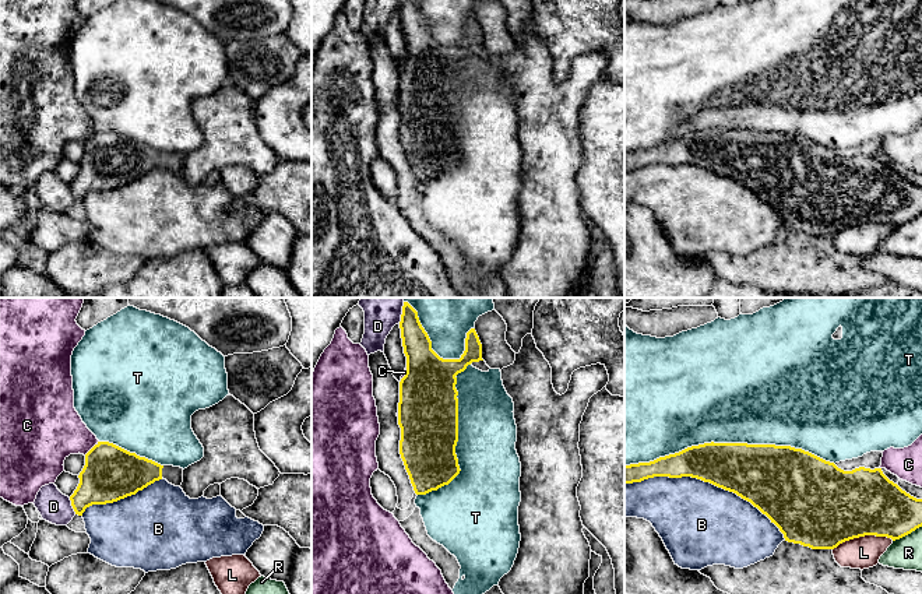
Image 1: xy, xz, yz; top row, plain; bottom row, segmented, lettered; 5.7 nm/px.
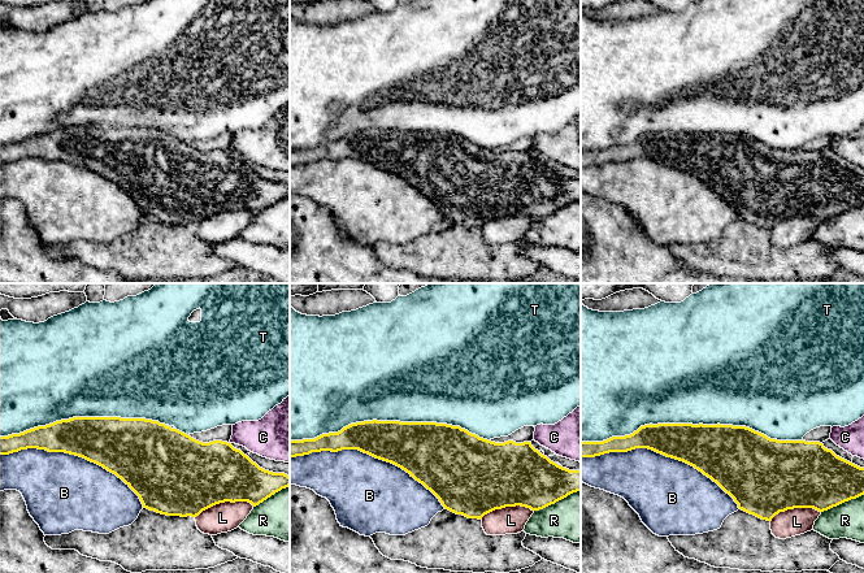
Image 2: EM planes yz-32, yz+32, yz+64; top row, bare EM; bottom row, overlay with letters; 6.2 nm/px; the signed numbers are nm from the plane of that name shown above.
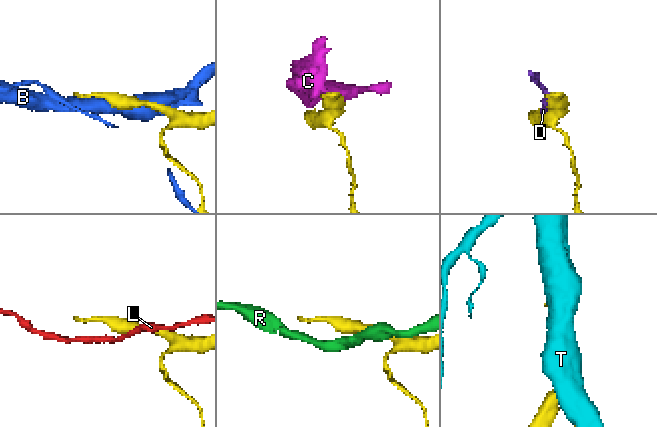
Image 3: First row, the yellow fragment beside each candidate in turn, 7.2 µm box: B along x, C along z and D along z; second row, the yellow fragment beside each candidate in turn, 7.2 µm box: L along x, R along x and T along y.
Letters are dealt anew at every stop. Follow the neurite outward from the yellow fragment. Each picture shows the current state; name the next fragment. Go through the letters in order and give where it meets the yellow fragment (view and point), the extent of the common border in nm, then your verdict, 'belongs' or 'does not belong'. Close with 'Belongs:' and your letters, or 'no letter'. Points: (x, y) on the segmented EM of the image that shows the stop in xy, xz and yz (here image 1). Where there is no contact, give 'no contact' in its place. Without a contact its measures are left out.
B: contact yz (707, 481); length 1000 nm; does not belong
C: contact xy (92, 447); length 120 nm; does not belong
D: contact xy (73, 506); length 100 nm; does not belong
L: contact yz (862, 535); length 360 nm; does not belong
R: contact yz (907, 534); length 190 nm; does not belong
T: contact yz (729, 443); length 1200 nm; does not belong
Belongs: no letter

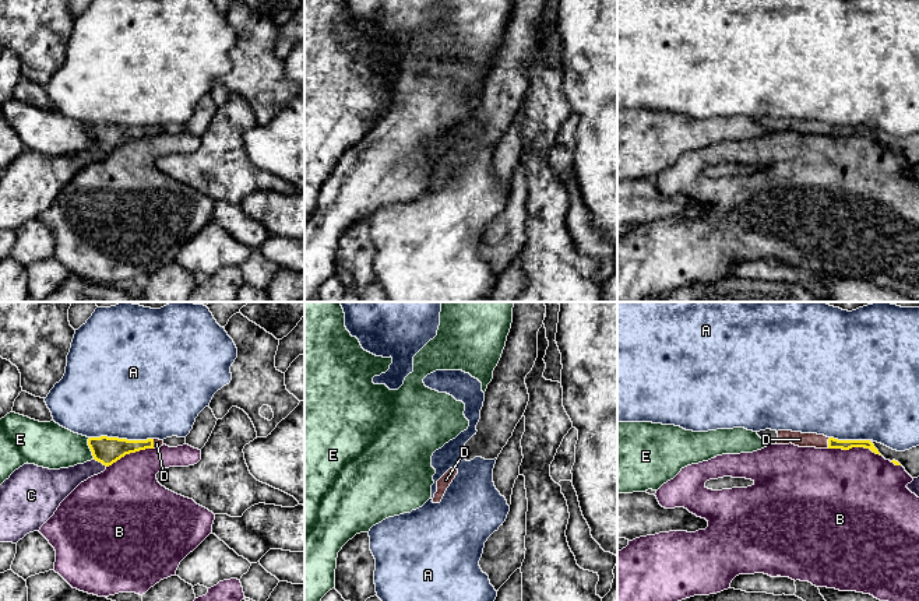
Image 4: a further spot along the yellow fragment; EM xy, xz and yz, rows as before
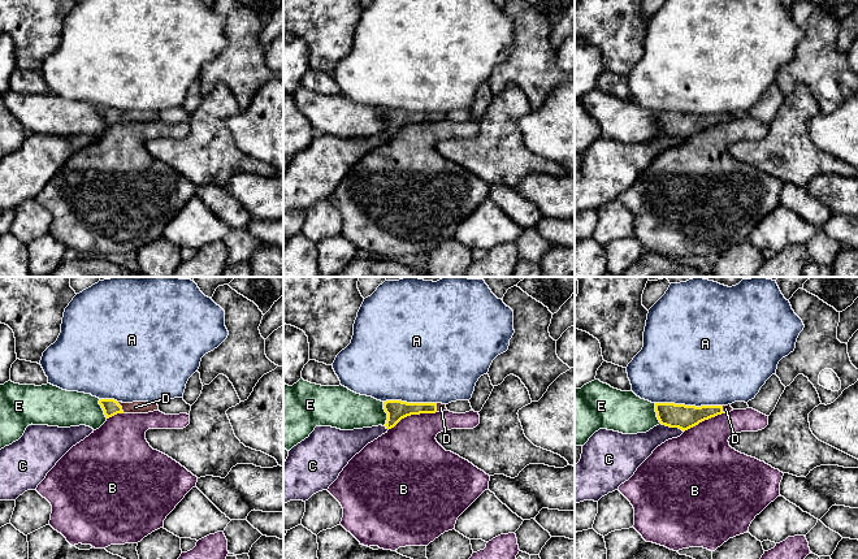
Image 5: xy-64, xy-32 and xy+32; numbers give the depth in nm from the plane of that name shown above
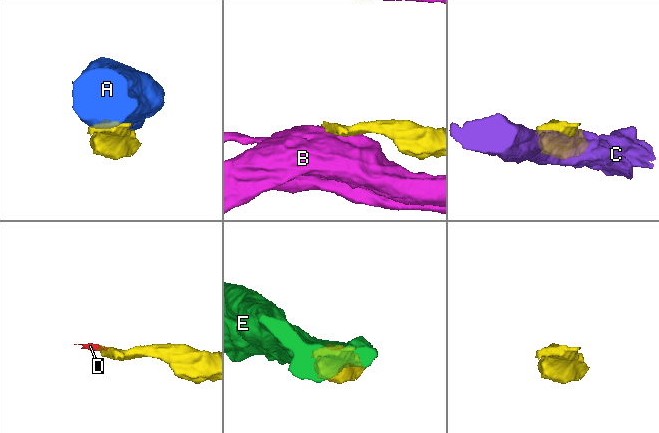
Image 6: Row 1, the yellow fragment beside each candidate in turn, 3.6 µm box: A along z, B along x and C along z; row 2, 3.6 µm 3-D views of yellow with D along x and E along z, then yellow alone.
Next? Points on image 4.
A: contact xy (122, 439); length 360 nm; does not belong
B: contact yz (855, 446); length 300 nm; does not belong
C: contact xy (101, 461); length 90 nm; does not belong
D: contact yz (828, 443); length 70 nm; belongs
E: contact xy (91, 449); length 130 nm; does not belong
Belongs: D

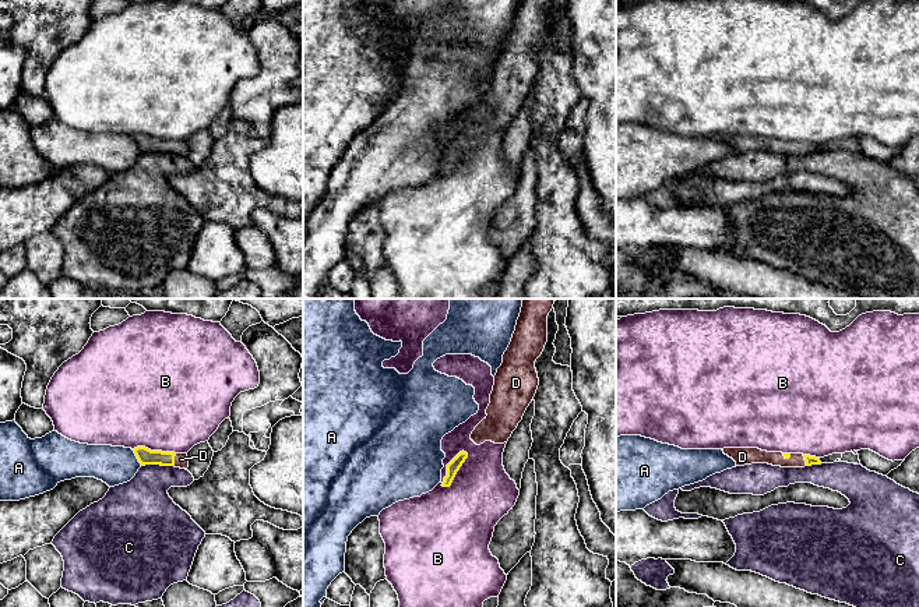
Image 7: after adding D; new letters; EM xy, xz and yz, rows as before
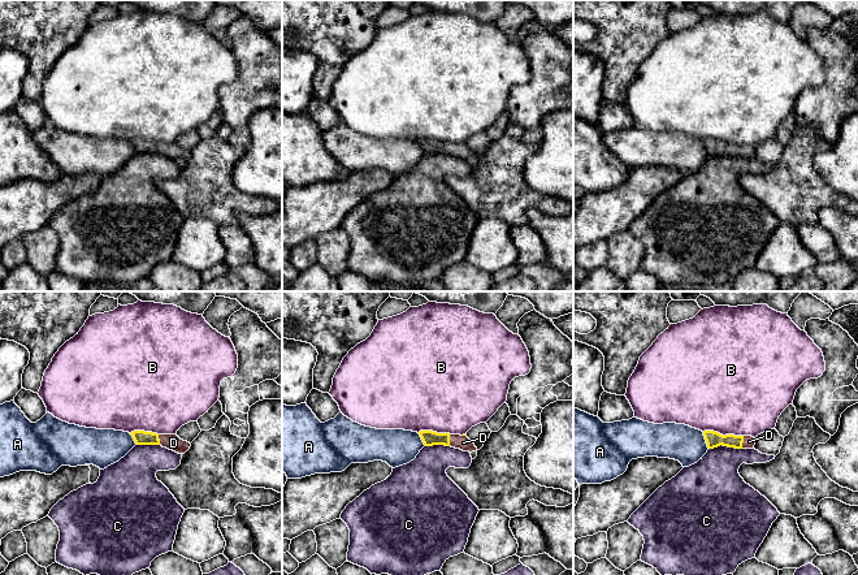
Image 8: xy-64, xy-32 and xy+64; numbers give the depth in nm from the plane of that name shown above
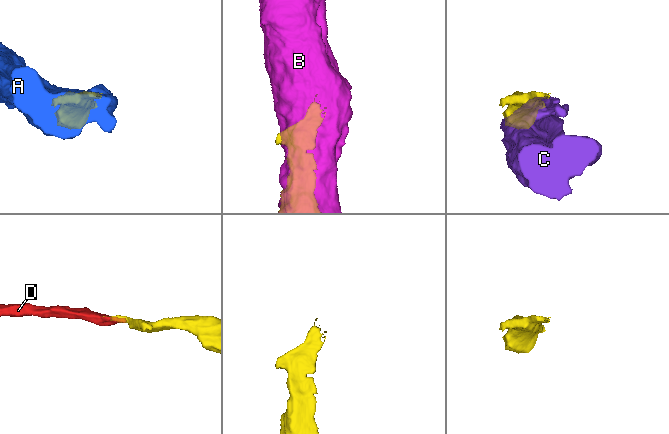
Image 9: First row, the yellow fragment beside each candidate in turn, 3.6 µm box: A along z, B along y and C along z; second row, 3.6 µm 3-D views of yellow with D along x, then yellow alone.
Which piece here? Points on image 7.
A: contact xy (137, 458); length 110 nm; does not belong
B: contact xz (447, 468); length 260 nm; does not belong
C: contact xy (157, 463); length 190 nm; does not belong
D: contact xy (173, 459); length 70 nm; belongs
Belongs: D

